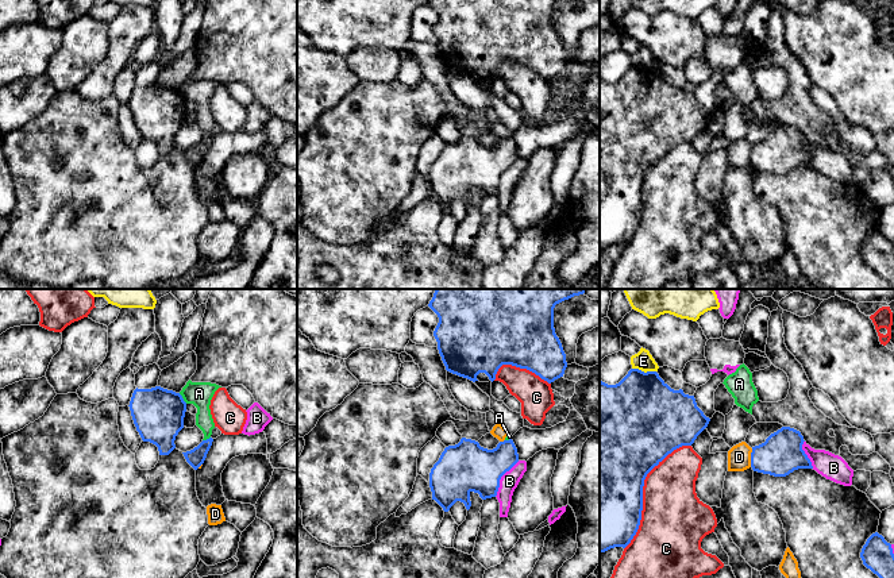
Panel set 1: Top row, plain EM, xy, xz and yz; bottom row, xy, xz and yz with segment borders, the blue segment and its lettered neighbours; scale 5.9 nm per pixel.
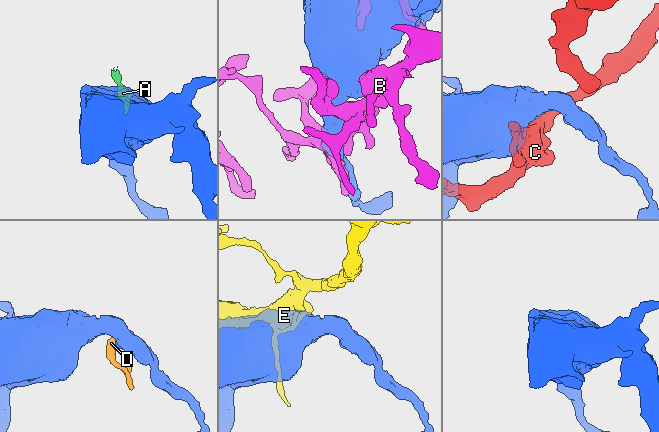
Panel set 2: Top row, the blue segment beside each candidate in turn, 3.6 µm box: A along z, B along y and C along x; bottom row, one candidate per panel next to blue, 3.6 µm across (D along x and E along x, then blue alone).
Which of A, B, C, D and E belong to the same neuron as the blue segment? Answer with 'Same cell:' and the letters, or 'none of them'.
Same cell: none of them

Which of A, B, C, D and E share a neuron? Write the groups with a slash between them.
A D / B / C / E

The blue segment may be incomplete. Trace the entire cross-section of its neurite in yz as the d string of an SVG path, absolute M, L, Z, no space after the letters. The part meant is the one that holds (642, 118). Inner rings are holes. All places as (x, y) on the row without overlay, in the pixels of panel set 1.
M631 66L616 82L600 78L600 251L631 240L641 217L647 172L674 147L691 143L709 119L694 93L671 86L656 69Z

